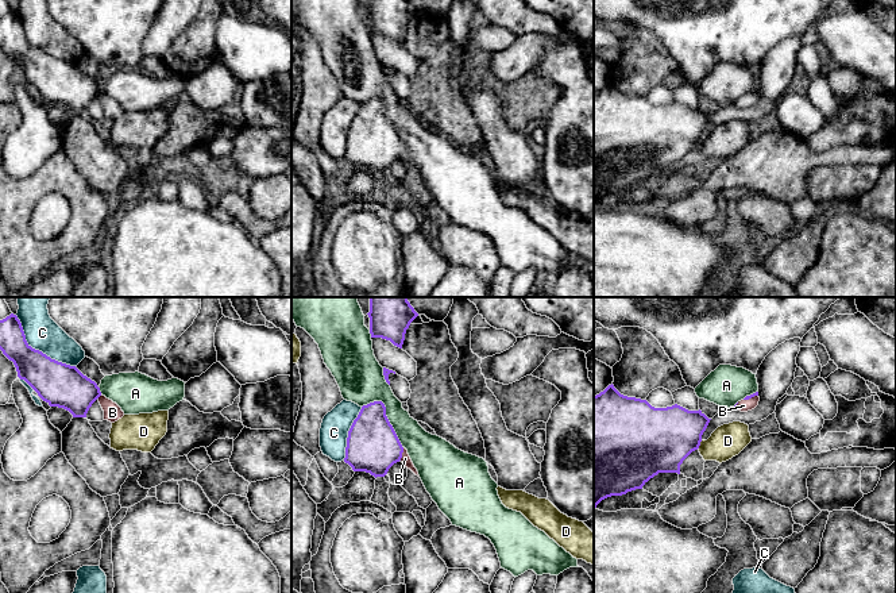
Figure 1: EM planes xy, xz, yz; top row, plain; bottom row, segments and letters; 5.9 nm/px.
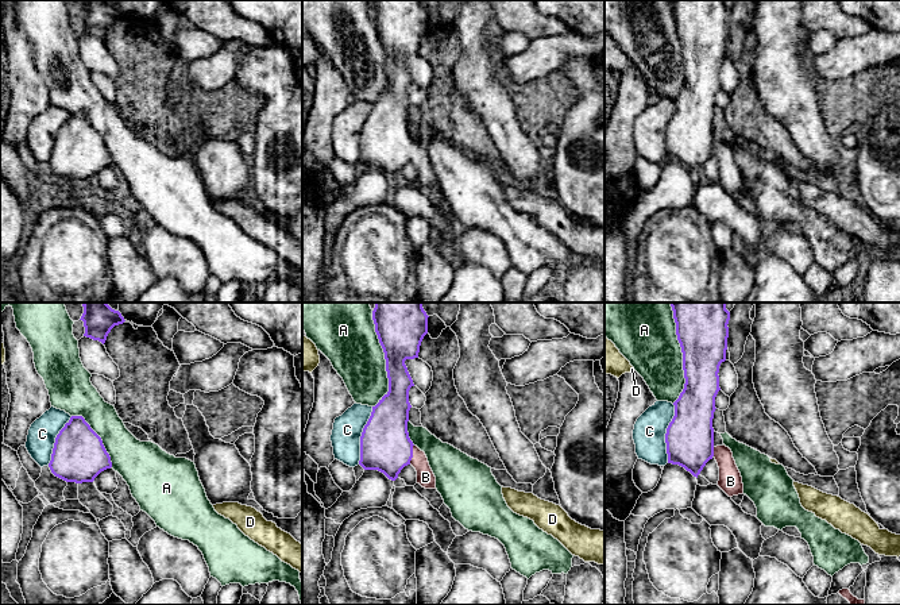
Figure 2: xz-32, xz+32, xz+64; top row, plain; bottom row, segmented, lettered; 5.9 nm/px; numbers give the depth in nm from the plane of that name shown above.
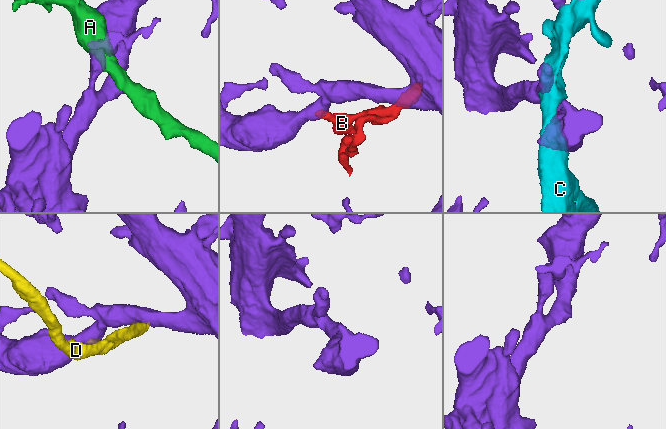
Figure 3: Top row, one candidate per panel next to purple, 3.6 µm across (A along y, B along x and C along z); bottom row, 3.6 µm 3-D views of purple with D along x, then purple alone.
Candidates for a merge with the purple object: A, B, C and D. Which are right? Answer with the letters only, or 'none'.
B

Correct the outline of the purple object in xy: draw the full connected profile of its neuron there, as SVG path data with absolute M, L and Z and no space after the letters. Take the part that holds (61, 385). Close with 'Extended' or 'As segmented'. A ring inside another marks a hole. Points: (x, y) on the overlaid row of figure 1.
M13 313L0 320L0 350L13 362L18 377L50 407L63 408L73 417L86 417L97 400L104 411L104 420L115 423L124 416L121 408L103 396L97 384L76 366L51 359L32 349L26 340L20 320Z. Extended

